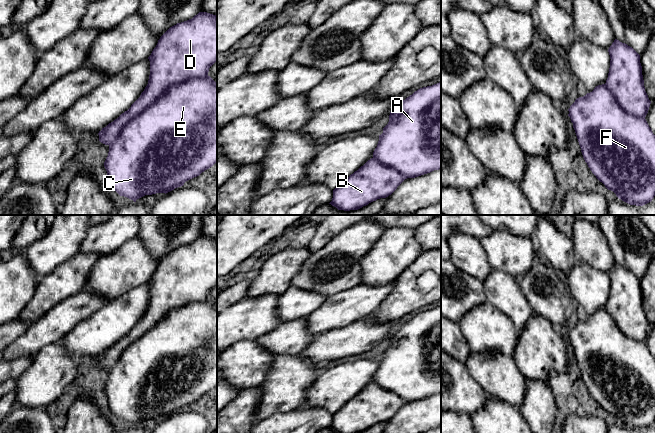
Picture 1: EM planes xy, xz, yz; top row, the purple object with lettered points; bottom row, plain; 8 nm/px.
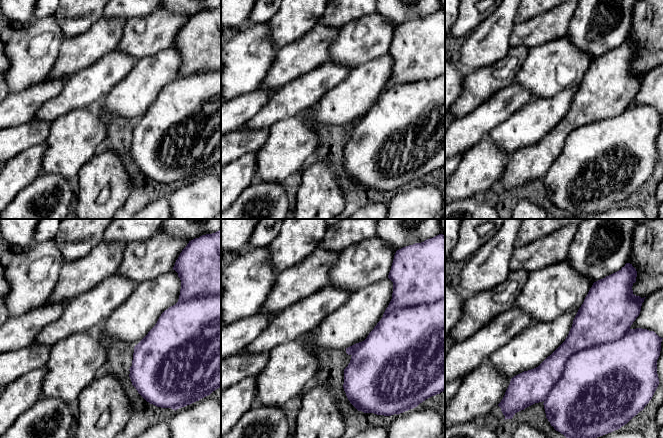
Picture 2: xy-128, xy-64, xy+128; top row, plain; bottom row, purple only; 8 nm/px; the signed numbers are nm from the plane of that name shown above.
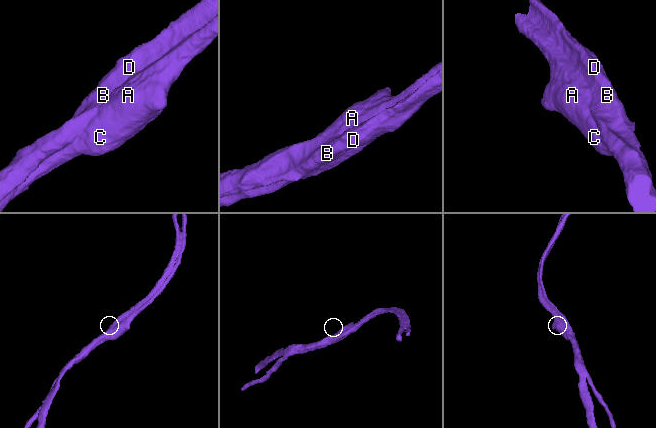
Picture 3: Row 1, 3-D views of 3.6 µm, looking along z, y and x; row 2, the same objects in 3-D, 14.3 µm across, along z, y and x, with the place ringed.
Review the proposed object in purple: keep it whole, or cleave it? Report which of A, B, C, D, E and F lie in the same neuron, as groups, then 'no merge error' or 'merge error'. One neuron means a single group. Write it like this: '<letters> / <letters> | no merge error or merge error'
A C E F / B D | merge error

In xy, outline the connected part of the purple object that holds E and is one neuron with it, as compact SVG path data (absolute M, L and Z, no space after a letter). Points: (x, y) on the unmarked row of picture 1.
M210 301L189 303L167 313L121 354L109 370L104 386L110 411L134 426L156 417L168 417L217 386L217 307Z

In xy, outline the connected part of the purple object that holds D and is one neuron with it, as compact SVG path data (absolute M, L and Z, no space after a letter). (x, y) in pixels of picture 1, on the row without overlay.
M199 236L192 243L170 251L158 264L148 281L150 299L148 308L140 321L117 343L99 355L99 365L111 369L129 345L142 337L170 311L189 303L205 302L209 292L217 285L217 240Z

